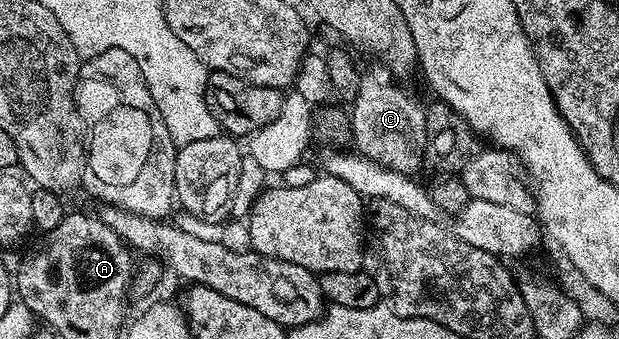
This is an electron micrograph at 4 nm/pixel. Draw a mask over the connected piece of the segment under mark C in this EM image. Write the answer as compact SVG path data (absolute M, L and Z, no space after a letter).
M387 67L364 69L360 74L360 86L357 98L350 104L352 114L352 145L355 152L366 159L407 175L419 174L424 165L424 148L426 147L426 105L420 102L408 89L403 89L401 82L392 76Z

